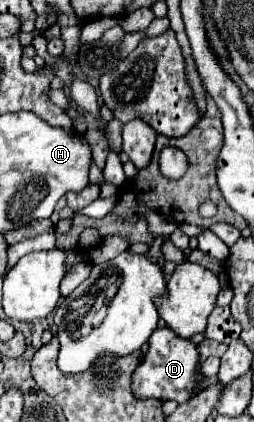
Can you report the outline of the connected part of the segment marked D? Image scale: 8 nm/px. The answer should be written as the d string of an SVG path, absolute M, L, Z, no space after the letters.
M156 328L148 340L150 348L132 376L132 390L138 398L158 398L158 400L176 400L178 404L186 402L192 396L196 382L202 378L198 368L198 350L196 344L176 336L170 328Z

